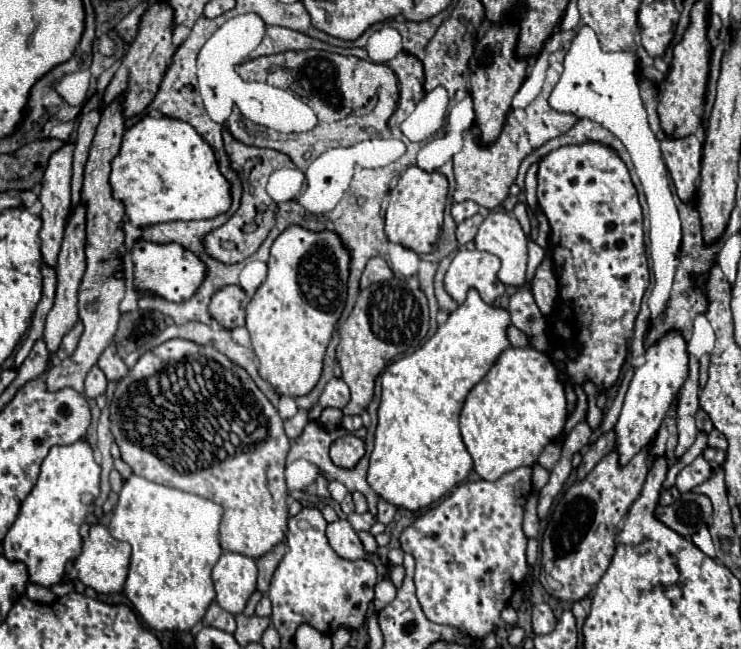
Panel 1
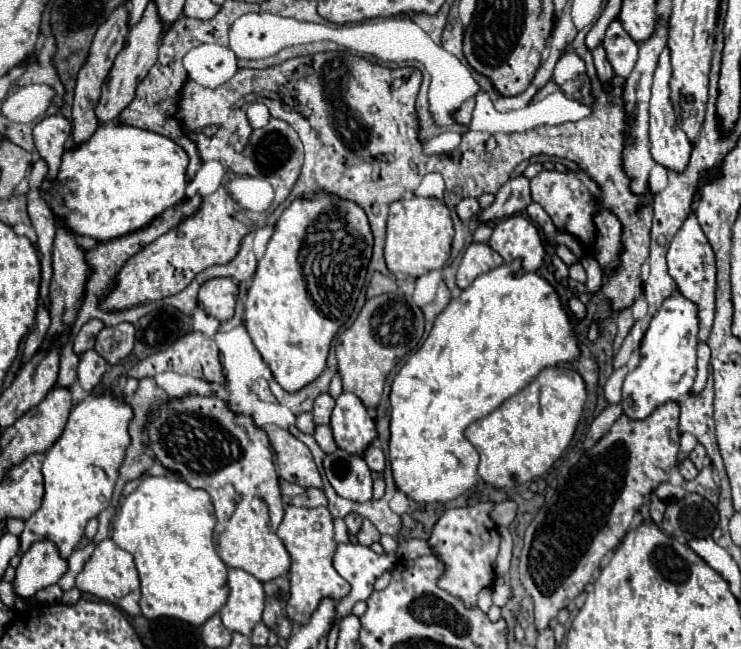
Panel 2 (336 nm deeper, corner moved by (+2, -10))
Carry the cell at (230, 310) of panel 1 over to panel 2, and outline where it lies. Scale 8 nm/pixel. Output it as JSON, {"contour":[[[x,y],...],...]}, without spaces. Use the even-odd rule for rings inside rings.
{"contour":[[[231,278],[207,280],[199,290],[201,308],[219,322],[227,322],[233,318],[235,302],[237,302],[237,284]]]}

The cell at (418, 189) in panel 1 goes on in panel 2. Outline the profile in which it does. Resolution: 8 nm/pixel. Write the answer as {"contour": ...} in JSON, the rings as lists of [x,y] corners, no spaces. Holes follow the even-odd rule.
{"contour":[[[413,196],[409,200],[397,200],[391,204],[387,220],[387,244],[385,244],[385,262],[391,274],[401,272],[405,276],[417,278],[429,270],[439,270],[449,258],[451,240],[453,240],[453,222],[451,222],[451,212],[443,200]]]}

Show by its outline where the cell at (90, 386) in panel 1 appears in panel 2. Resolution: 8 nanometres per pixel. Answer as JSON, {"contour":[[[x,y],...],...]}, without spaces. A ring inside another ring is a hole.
{"contour":[[[95,350],[85,352],[83,360],[79,362],[79,368],[77,368],[79,384],[83,386],[83,390],[91,392],[95,386],[99,386],[105,370],[107,370],[107,362]]]}

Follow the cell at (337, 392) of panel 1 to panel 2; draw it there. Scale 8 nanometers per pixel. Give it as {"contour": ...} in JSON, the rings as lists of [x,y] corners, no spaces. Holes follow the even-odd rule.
{"contour":[[[343,392],[331,414],[331,428],[339,448],[349,454],[363,454],[363,450],[377,438],[375,422],[367,416],[363,402],[349,392]]]}

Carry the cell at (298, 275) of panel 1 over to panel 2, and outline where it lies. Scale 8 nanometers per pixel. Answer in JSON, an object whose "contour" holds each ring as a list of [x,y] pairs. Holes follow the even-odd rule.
{"contour":[[[319,192],[313,200],[293,200],[277,220],[265,256],[257,264],[251,290],[247,292],[245,326],[255,348],[283,390],[299,392],[323,372],[331,340],[343,326],[343,318],[351,316],[355,300],[365,282],[371,250],[373,236],[363,208],[355,202],[341,200],[325,192]]]}

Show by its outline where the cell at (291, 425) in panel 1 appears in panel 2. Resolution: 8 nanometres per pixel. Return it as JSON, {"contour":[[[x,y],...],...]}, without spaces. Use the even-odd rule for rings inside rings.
{"contour":[[[303,412],[303,414],[299,414],[299,416],[297,416],[295,426],[297,426],[301,432],[305,432],[305,434],[313,434],[313,432],[315,432],[313,414],[311,414],[311,412]]]}

